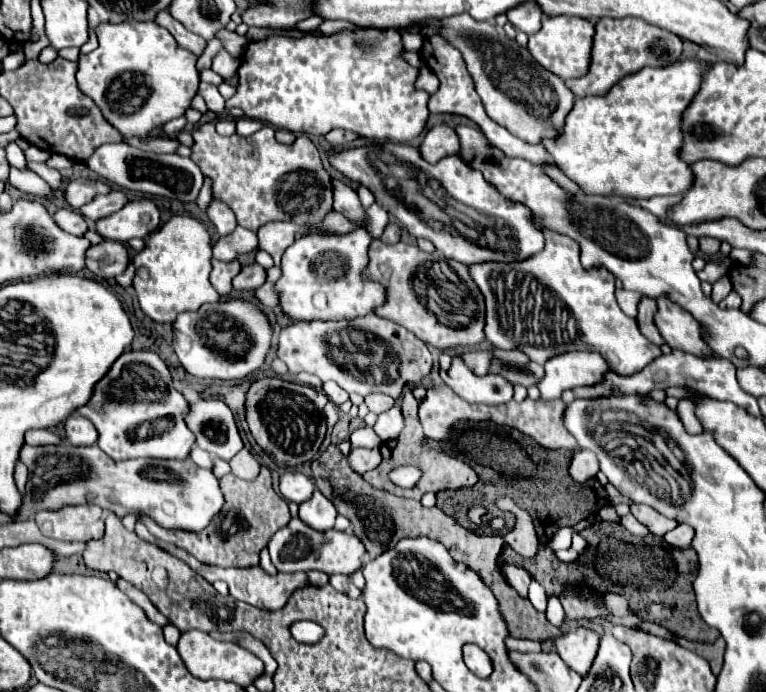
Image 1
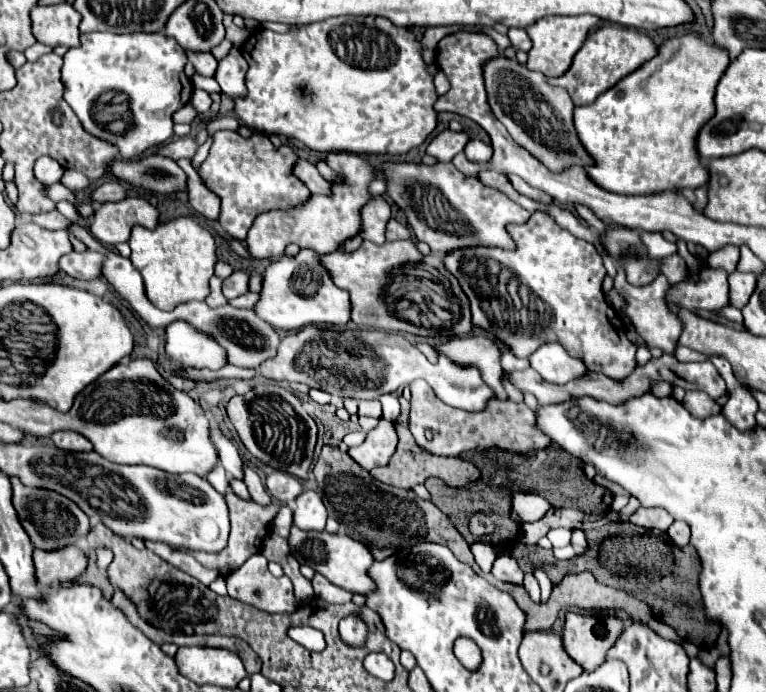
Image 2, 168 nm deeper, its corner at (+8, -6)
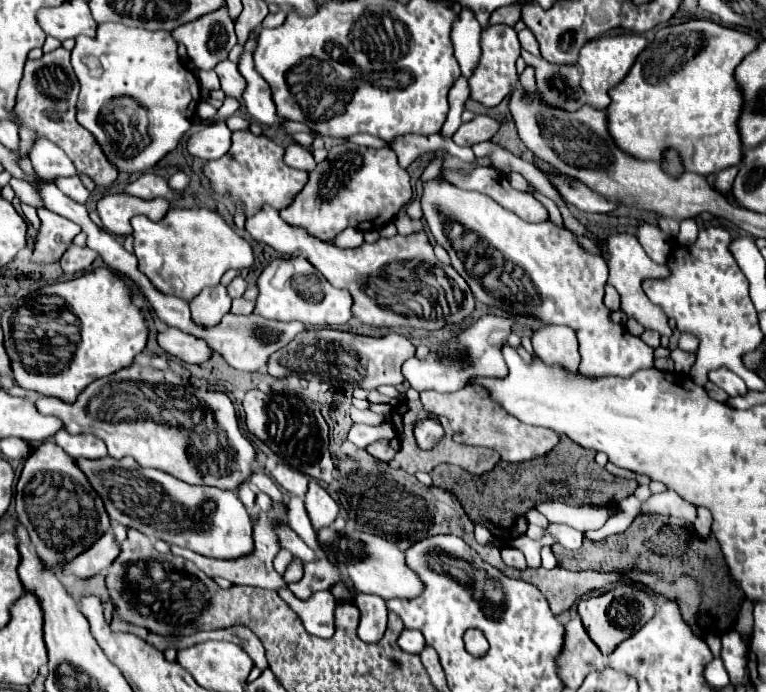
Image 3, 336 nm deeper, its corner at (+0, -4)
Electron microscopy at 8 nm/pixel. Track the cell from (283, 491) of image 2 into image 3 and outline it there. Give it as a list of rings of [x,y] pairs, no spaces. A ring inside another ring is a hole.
[[[277,465],[273,469],[273,479],[277,481],[277,485],[287,491],[289,495],[297,495],[297,497],[303,497],[307,493],[307,475],[303,475],[301,471],[289,467],[289,465]]]

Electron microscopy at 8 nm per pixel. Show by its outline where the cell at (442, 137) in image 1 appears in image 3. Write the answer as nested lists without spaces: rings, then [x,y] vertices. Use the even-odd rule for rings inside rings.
[[[475,115],[473,121],[463,123],[457,133],[453,135],[453,141],[457,145],[465,145],[465,147],[473,147],[475,143],[481,141],[489,141],[493,137],[493,133],[499,129],[499,121],[491,119],[487,115]]]

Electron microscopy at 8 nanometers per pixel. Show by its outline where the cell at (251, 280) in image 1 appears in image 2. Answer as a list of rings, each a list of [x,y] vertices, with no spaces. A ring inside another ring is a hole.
[[[233,271],[225,281],[223,281],[223,295],[227,299],[239,297],[243,293],[247,293],[247,283],[249,283],[249,275],[243,271]]]

